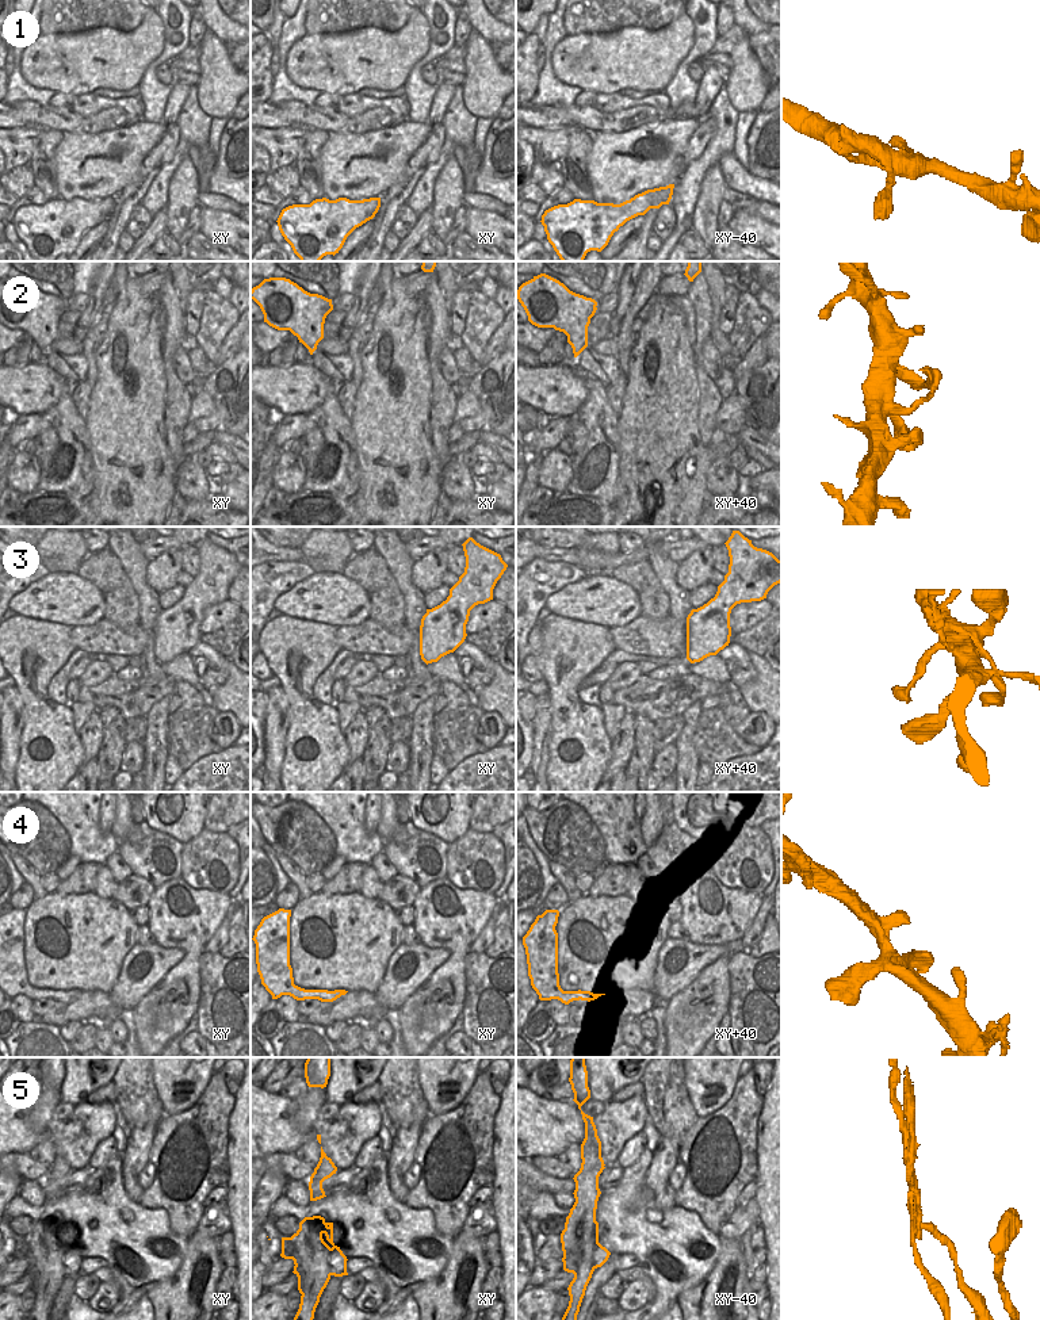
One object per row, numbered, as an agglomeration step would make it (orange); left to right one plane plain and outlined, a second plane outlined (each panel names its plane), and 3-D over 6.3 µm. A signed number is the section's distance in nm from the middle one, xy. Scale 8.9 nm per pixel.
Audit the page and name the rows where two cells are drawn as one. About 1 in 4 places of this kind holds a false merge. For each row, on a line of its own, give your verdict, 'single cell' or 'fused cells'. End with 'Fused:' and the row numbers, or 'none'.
1: single cell
2: single cell
3: single cell
4: single cell
5: fused cells
Fused: 5

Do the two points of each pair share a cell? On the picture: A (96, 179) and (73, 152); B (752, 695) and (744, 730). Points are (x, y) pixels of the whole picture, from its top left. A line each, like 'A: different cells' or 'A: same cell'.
A: same cell
B: different cells

